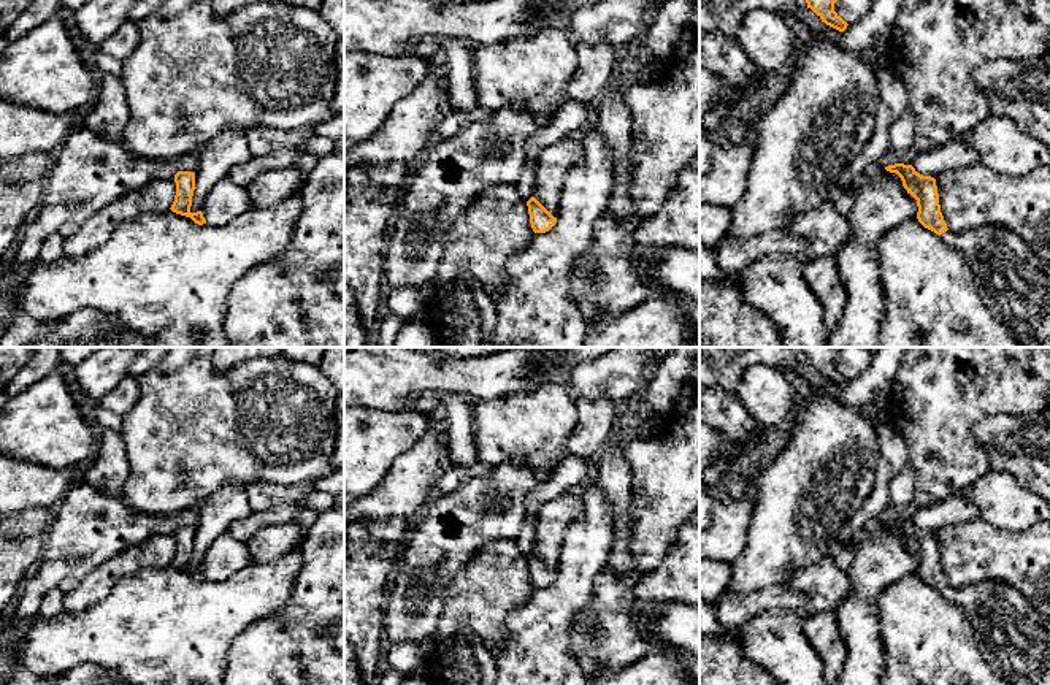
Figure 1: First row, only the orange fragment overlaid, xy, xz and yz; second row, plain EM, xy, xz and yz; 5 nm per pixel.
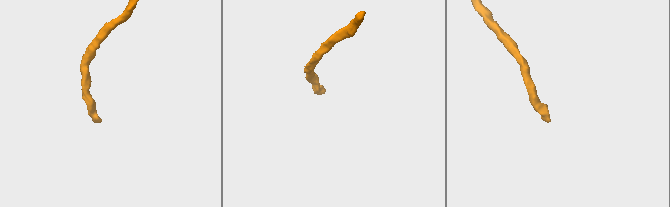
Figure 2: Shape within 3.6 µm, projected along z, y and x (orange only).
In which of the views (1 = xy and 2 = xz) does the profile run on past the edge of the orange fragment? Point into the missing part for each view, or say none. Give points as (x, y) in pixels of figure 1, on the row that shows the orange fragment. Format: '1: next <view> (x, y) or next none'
1: next none
2: next none

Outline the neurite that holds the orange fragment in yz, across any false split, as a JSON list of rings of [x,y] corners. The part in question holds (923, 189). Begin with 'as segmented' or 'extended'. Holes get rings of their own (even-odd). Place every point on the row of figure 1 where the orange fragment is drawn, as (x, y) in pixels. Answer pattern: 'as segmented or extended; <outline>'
extended; [[[904,163],[888,165],[885,170],[896,173],[907,193],[917,200],[918,222],[968,257],[980,300],[993,317],[1007,327],[1012,338],[1021,347],[1050,347],[1050,263],[1037,257],[1017,233],[996,225],[950,232],[941,212],[934,178]]]

